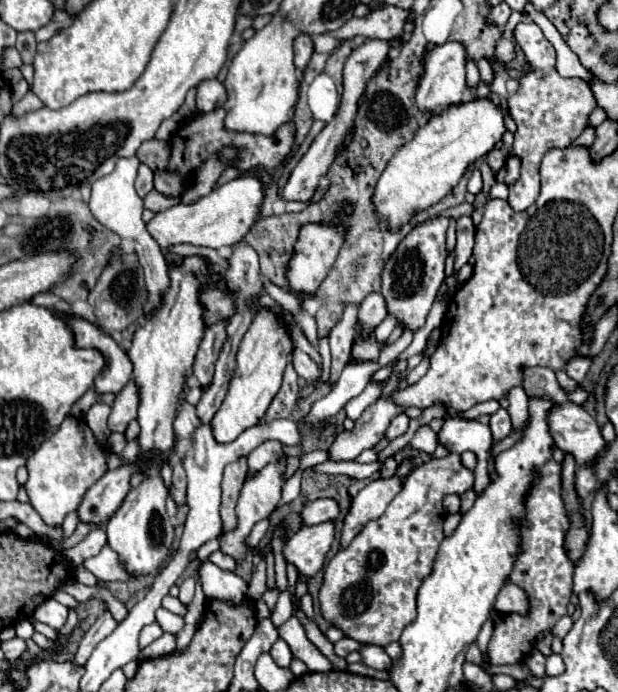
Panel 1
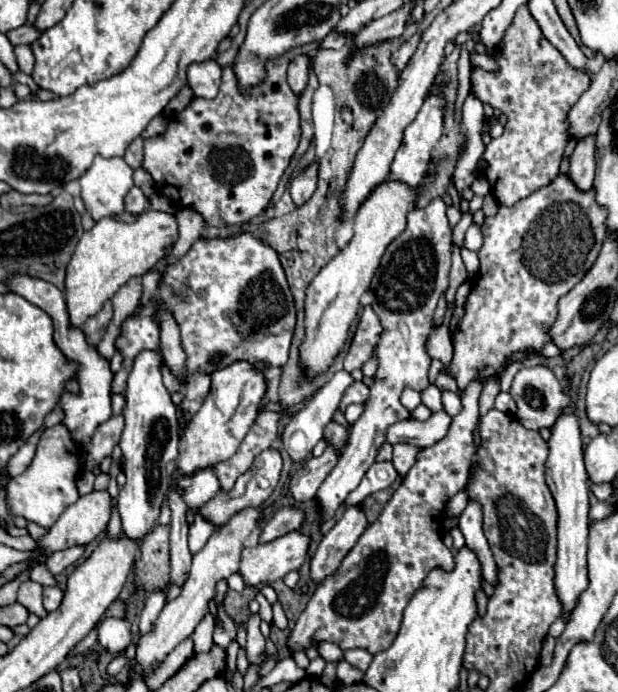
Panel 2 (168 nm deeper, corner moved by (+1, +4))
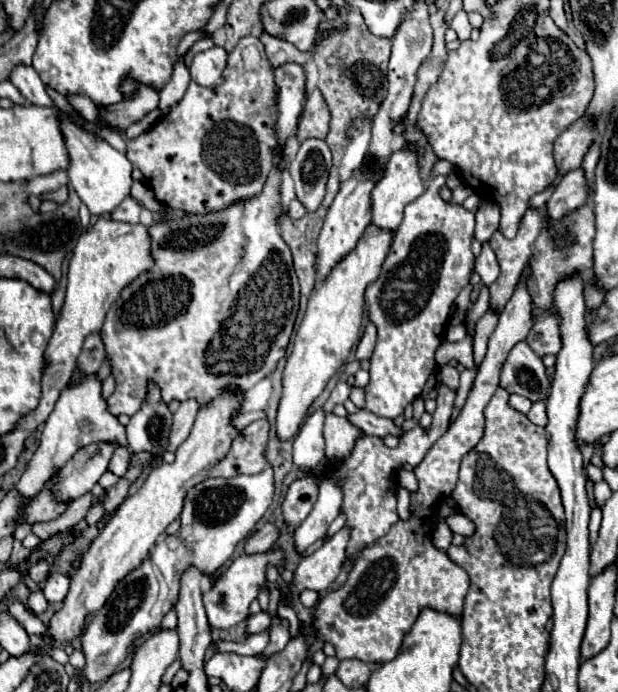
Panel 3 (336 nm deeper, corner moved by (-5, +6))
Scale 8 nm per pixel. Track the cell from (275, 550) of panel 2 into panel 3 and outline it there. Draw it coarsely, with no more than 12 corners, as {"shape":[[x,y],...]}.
{"shape":[[283,552],[239,556],[203,594],[209,626],[227,630],[249,616],[267,562]]}

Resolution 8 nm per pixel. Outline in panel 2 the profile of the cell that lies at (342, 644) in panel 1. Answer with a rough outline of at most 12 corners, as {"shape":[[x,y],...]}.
{"shape":[[321,642],[319,654],[323,660],[341,660],[341,648],[333,642]]}

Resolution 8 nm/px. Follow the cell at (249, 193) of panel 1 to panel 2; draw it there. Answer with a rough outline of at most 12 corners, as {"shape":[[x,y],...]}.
{"shape":[[101,218],[67,266],[73,326],[165,256],[177,218]]}

